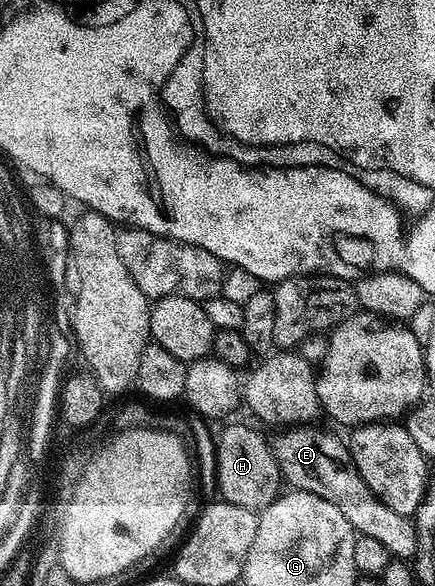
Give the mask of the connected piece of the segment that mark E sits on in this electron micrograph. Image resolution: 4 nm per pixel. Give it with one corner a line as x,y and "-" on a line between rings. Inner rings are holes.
299,426
285,430
278,440
272,441
273,453
279,462
284,483
298,492
319,494
319,498
327,498
331,506
336,506
343,513
343,518
351,522
354,532
376,538
387,546
390,557
412,561
419,548
419,534
413,525
412,516
395,514
391,506
383,506
375,494
363,482
359,470
349,453
348,443
318,426

